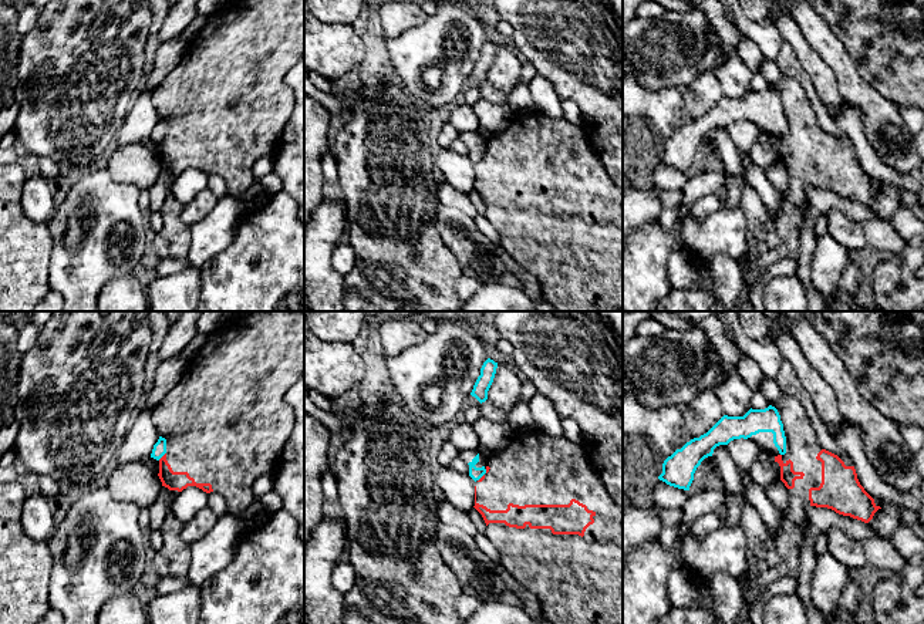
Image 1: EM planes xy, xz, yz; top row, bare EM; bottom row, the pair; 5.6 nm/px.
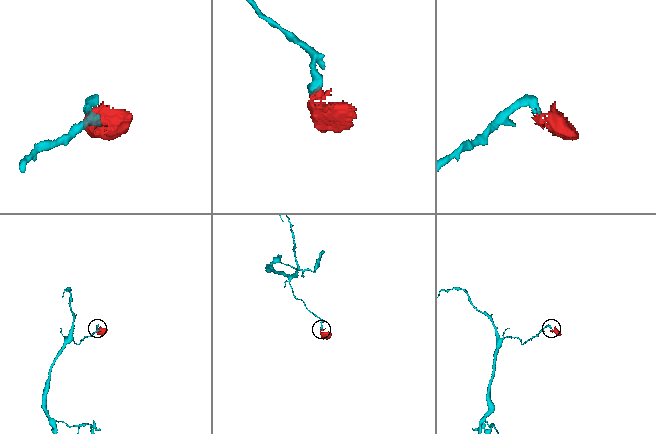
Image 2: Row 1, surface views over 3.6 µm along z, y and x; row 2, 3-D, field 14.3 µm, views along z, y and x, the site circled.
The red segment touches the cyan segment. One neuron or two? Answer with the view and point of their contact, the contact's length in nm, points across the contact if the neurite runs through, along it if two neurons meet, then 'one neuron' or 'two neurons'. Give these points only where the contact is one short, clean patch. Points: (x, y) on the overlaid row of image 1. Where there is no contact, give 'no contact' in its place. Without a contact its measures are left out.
xy (162, 456) | 60 nm | along xy (165, 452), (158, 459) | two neurons

